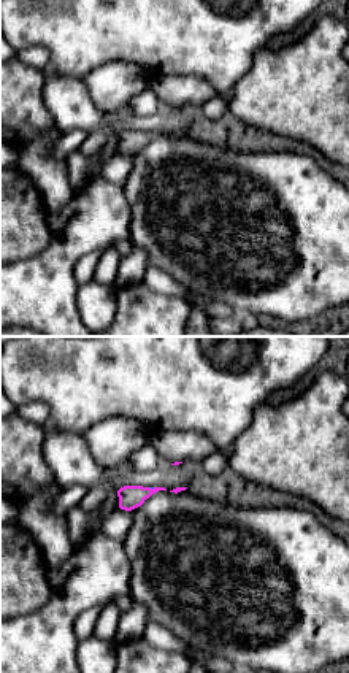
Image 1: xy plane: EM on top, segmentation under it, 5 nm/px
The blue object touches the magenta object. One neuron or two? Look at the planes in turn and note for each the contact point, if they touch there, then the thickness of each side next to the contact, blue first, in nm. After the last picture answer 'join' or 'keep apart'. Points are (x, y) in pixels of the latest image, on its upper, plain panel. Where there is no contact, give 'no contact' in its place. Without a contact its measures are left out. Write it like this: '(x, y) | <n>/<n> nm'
no contact

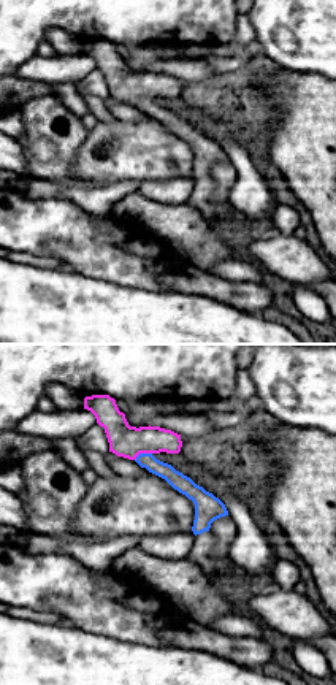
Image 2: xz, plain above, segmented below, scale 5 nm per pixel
(141, 99) | 90/160 nm

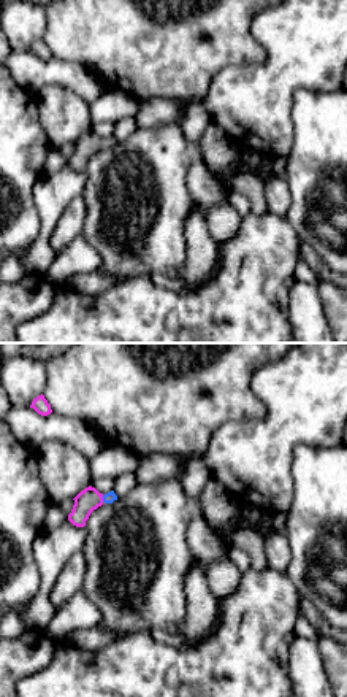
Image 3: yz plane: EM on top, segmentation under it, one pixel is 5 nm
(103, 143) | 60/120 nm

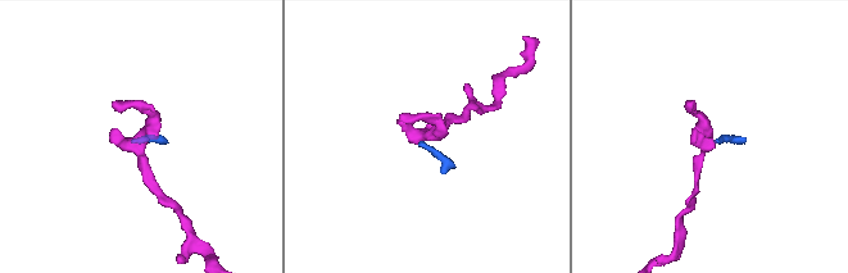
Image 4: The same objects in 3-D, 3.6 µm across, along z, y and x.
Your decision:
join

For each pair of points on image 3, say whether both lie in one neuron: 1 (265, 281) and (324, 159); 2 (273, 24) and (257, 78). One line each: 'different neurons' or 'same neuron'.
1: different neurons
2: same neuron

